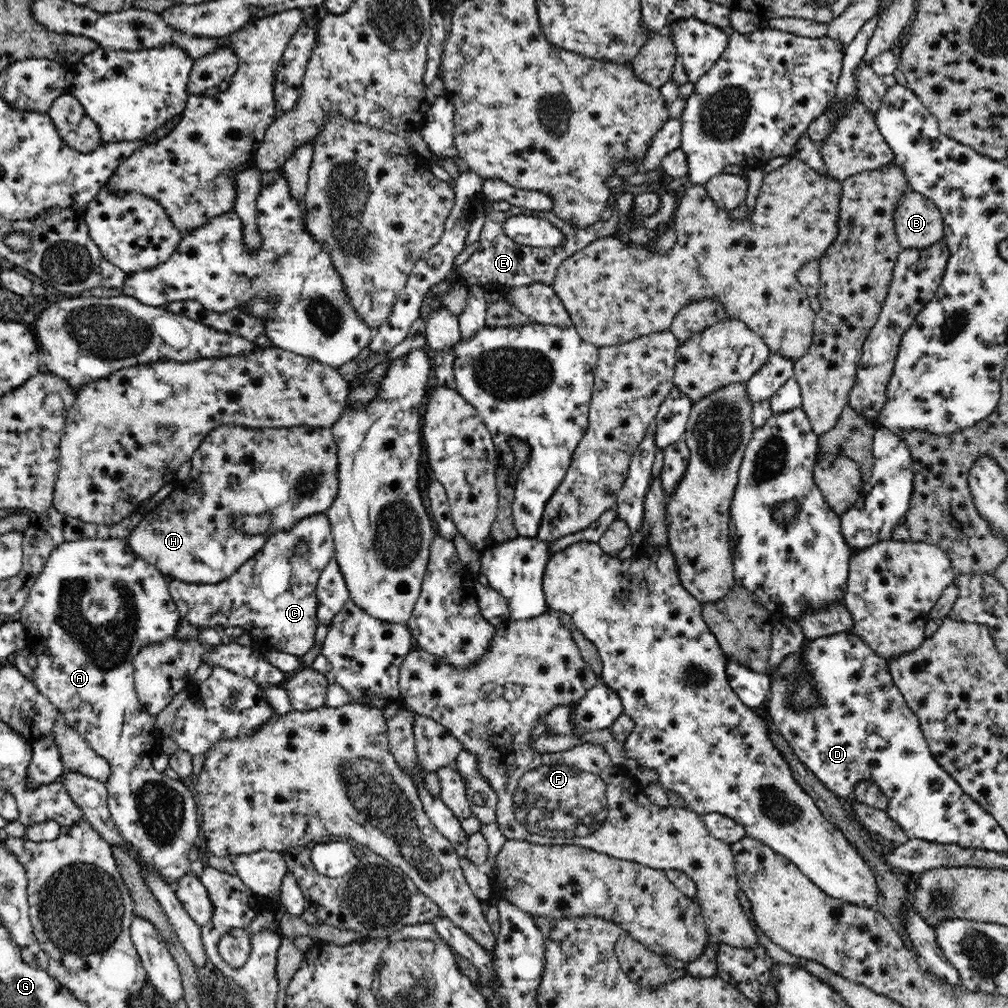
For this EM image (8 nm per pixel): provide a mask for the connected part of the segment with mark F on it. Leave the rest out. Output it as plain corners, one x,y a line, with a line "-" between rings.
551,610
546,611
532,620
518,620
518,622
507,622
496,627
494,638
490,641
490,646
487,651
477,660
477,663
468,665
464,668
452,667
450,663
444,659
430,654
422,649
410,651
404,662
401,664
399,672
399,688
401,693
401,702
408,708
413,709
414,712
430,717
436,722
443,724
452,736
455,736
462,745
462,748
477,756
474,762
475,767
480,771
482,778
495,790
498,797
496,807
496,820
502,835
507,840
522,840
534,844
548,844
548,845
577,845
582,848
589,848
591,851
607,854
608,856
627,860
630,862
637,862
644,866
655,868
658,870
681,870
685,872
694,882
696,887
696,902
702,909
702,916
706,923
707,931
710,938
724,944
729,944
734,947
750,948
758,944
758,937
754,933
754,928
750,923
750,919
746,917
740,901
736,897
739,886
737,883
736,869
734,868
734,857
732,857
732,849
727,842
718,840
710,835
707,830
701,815
690,810
690,808
656,806
652,803
648,796
646,796
645,788
640,785
637,779
628,775
628,769
625,766
620,767
612,763
608,752
604,746
592,742
584,742
577,744
565,750
564,752
538,754
532,749
530,743
530,734
533,734
534,728
546,718
546,714
554,707
566,707
569,705
576,705
582,698
599,682
599,676
586,664
578,645
574,642
572,634
568,628
560,621
557,612

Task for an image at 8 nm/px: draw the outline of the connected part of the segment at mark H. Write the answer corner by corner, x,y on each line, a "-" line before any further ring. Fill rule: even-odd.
220,425
210,431
191,458
191,473
187,479
181,480
174,491
162,500
136,524
127,536
130,549
162,574
172,579
190,584
219,584
233,576
246,561
253,558
266,544
266,537
282,530
290,530
299,520
318,513
326,512
338,494
339,480
337,477
338,455
337,444
331,428
309,427
298,425
288,428
252,429
242,425

